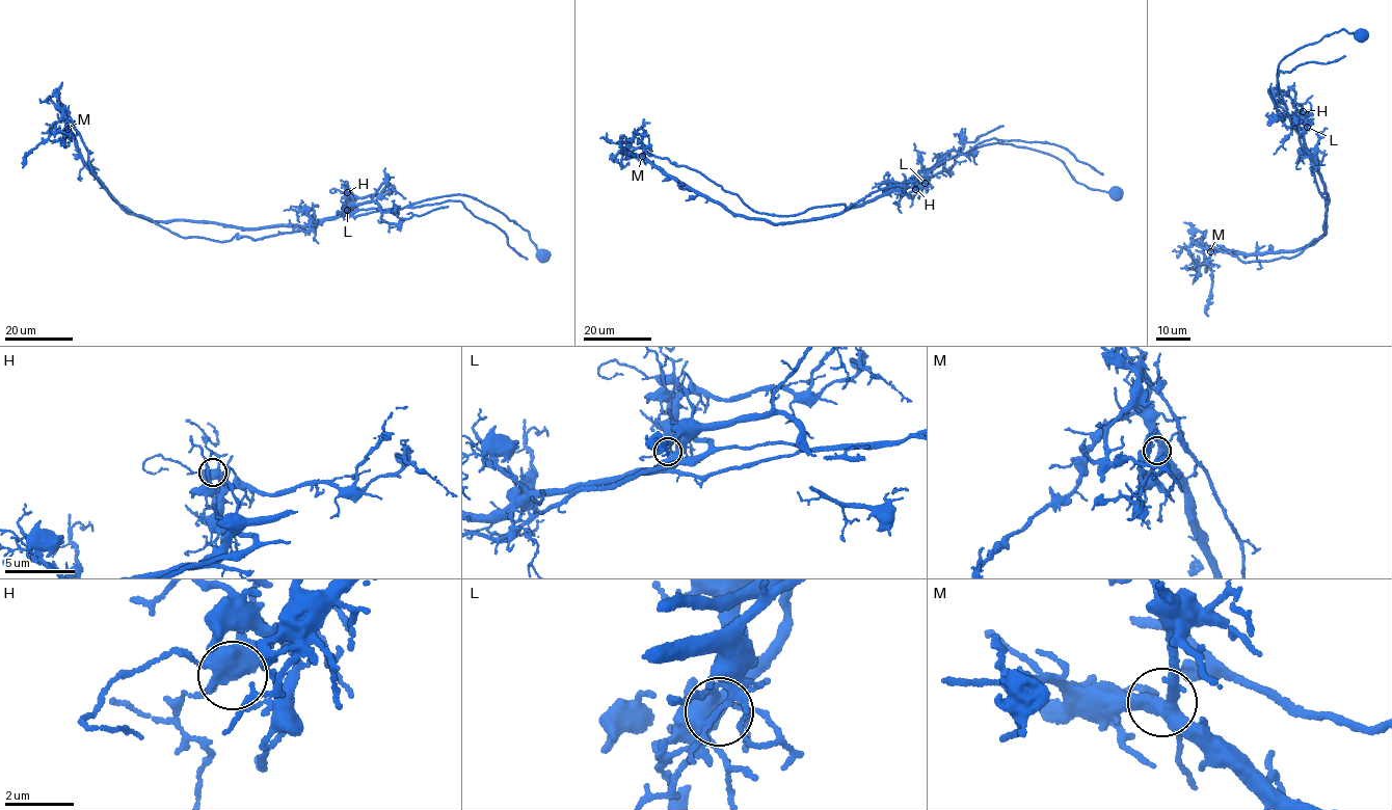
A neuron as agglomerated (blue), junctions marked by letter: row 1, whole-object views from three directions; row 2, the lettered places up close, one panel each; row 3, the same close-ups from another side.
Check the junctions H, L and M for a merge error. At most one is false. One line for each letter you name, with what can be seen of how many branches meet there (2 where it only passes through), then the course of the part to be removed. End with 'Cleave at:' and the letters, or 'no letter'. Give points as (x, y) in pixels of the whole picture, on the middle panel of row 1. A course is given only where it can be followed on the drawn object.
L: Branches: 6. Course of the part to remove: (925, 183), (931, 170), (847, 209), (774, 214), (641, 147), (621, 151), (620, 165), (624, 153)
Cleave at: L

